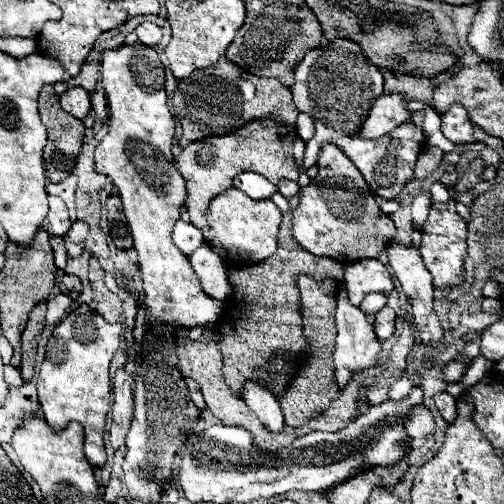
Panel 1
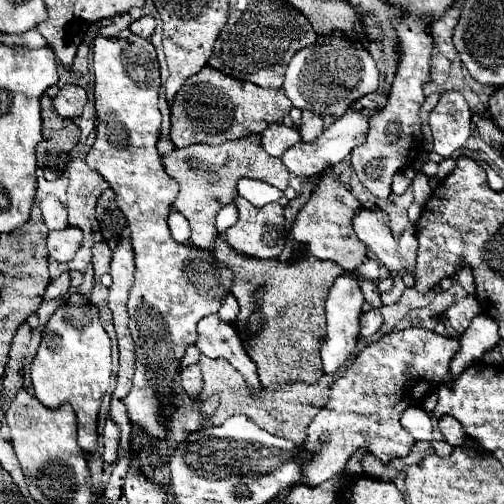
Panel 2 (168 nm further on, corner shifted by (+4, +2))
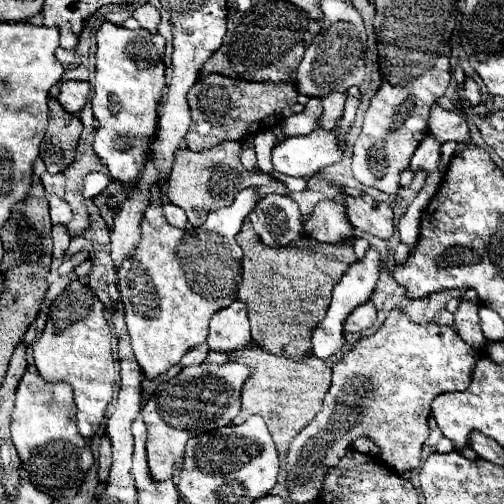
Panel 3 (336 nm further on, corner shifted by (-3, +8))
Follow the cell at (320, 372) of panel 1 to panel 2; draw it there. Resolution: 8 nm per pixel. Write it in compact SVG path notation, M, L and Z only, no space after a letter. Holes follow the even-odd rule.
M219 234L215 240L215 248L213 248L215 258L223 258L223 262L233 270L233 286L231 292L235 296L235 300L239 302L239 314L235 318L235 328L239 330L245 350L251 356L251 360L257 366L257 374L261 384L271 386L275 384L291 384L291 382L305 382L305 384L315 384L321 374L323 374L323 366L321 366L321 358L319 358L319 344L323 340L325 334L325 298L329 288L333 286L337 276L343 276L345 270L341 270L341 266L337 266L335 262L329 260L319 260L313 258L311 254L307 254L305 258L291 258L291 260L259 260L259 258L249 258L245 254L237 254L227 242L225 242L225 234ZM263 288L263 294L259 298L255 298L255 292ZM251 314L261 314L261 328L251 332L249 330L249 318Z

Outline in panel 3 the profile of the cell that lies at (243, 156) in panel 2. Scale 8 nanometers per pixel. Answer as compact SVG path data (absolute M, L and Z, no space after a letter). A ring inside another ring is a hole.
M250 140L224 142L224 144L218 144L218 146L214 146L210 150L204 150L204 152L194 152L190 148L180 148L174 154L174 166L172 166L172 172L168 176L168 182L170 182L168 198L170 198L172 204L184 208L184 212L186 212L186 216L188 216L188 220L194 228L200 228L210 212L232 204L232 200L236 198L236 194L242 188L272 186L272 184L280 182L278 178L262 172L260 168L246 170L242 166L240 152L248 142Z

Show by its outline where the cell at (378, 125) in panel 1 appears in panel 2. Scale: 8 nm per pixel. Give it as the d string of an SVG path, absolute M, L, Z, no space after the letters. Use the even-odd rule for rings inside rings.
M351 110L341 120L333 122L331 126L327 126L323 130L323 134L315 142L311 142L311 144L297 142L295 146L287 148L285 154L281 156L281 162L283 162L283 166L287 166L287 170L291 174L295 174L299 178L311 178L311 176L321 174L327 168L339 164L341 160L345 160L347 154L355 146L359 146L359 144L365 142L365 134L367 134L367 116L361 116L357 110Z

